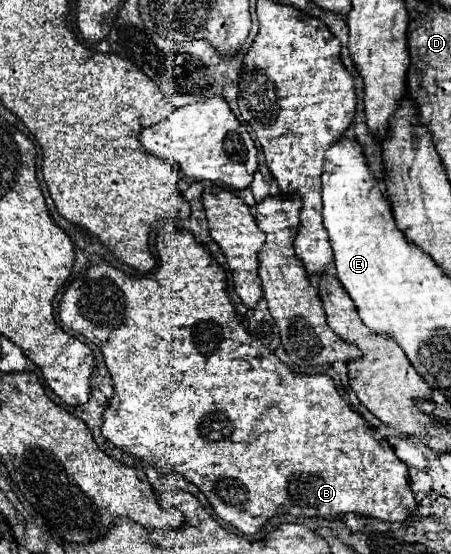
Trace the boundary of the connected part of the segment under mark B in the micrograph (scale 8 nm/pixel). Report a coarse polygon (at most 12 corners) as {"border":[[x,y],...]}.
{"border":[[187,230],[61,322],[103,436],[255,536],[405,522],[407,464],[241,326]]}

